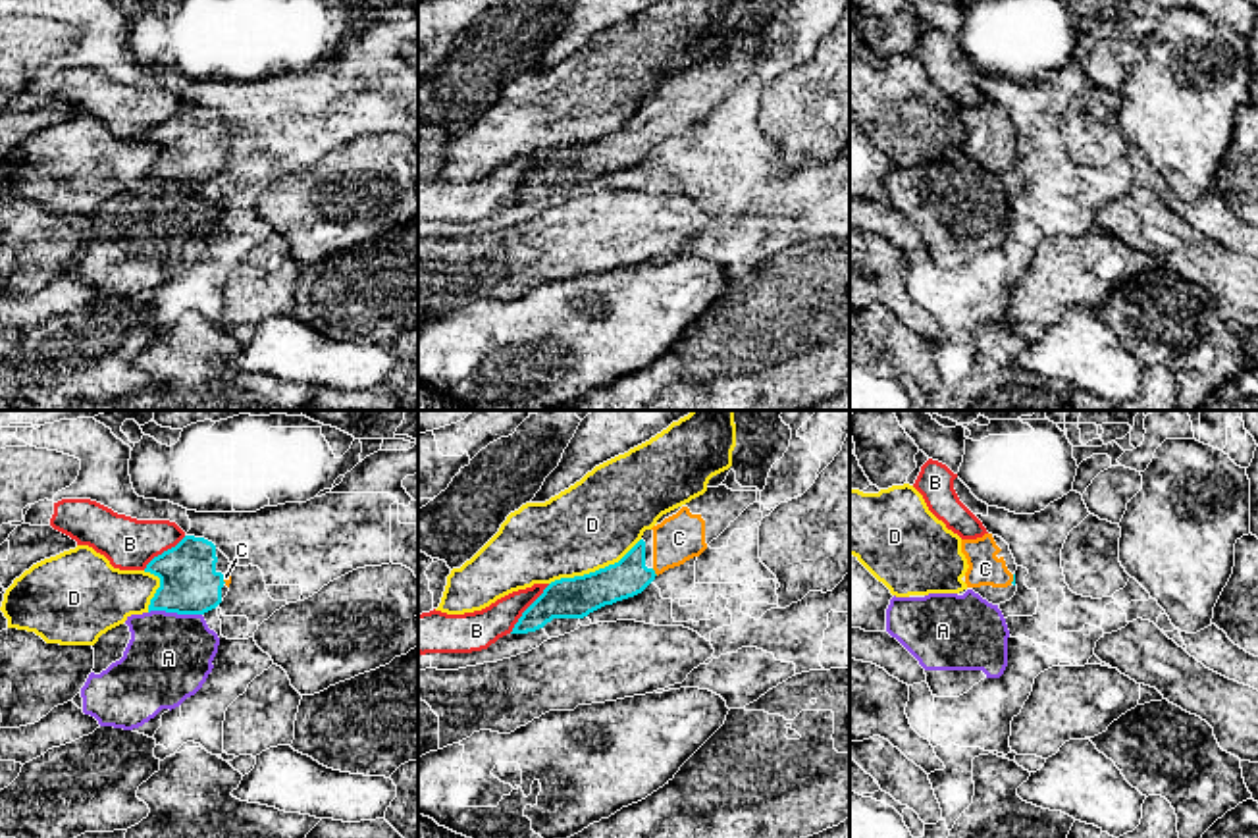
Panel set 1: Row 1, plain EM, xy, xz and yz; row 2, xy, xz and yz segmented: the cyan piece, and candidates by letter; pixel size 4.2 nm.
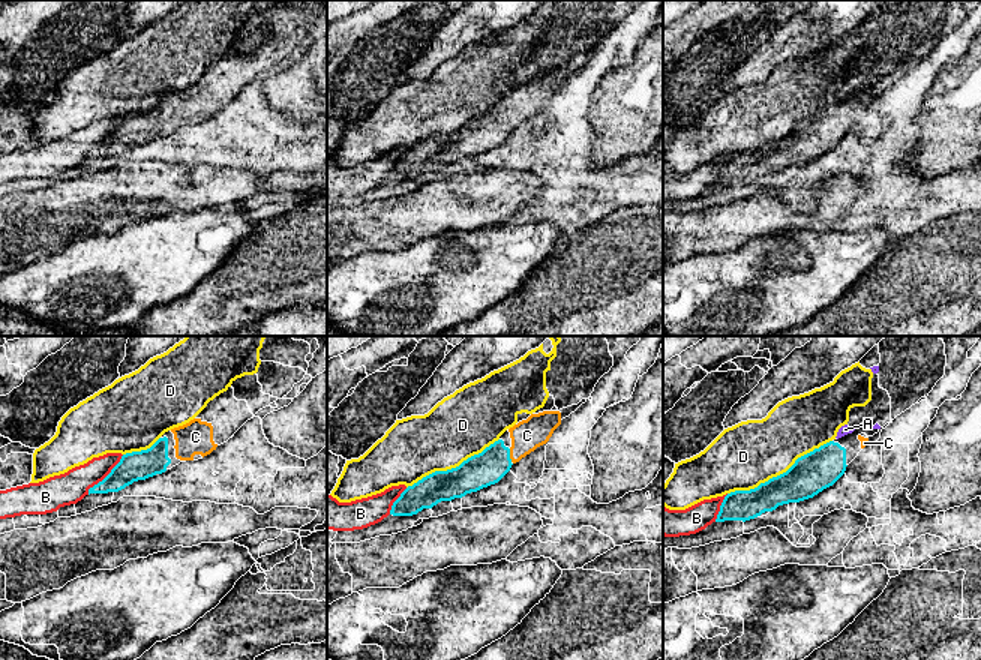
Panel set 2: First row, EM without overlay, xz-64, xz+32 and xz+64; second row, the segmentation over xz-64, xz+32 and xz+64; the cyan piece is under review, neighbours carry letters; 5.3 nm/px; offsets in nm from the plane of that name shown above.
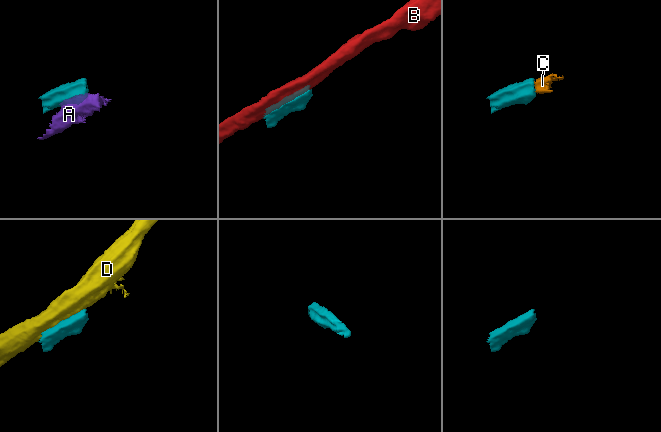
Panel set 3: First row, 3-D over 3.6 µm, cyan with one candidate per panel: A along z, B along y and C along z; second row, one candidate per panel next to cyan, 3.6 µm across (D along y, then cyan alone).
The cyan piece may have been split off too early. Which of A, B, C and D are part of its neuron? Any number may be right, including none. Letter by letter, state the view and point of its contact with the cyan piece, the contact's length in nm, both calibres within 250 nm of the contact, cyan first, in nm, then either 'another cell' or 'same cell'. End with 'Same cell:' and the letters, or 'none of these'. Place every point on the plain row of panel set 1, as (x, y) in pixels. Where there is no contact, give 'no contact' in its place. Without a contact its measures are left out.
A: xy (176, 180) | 220 nm | 260/360 nm | another cell
B: xz (526, 178) | 260 nm | 180/160 nm | another cell
C: xz (654, 141) | 40 nm | 160/200 nm | same cell
D: xz (596, 139) | 440 nm | 180/360 nm | another cell
Same cell: C

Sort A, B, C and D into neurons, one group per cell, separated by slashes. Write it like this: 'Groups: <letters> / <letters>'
Groups: A / B / C / D

